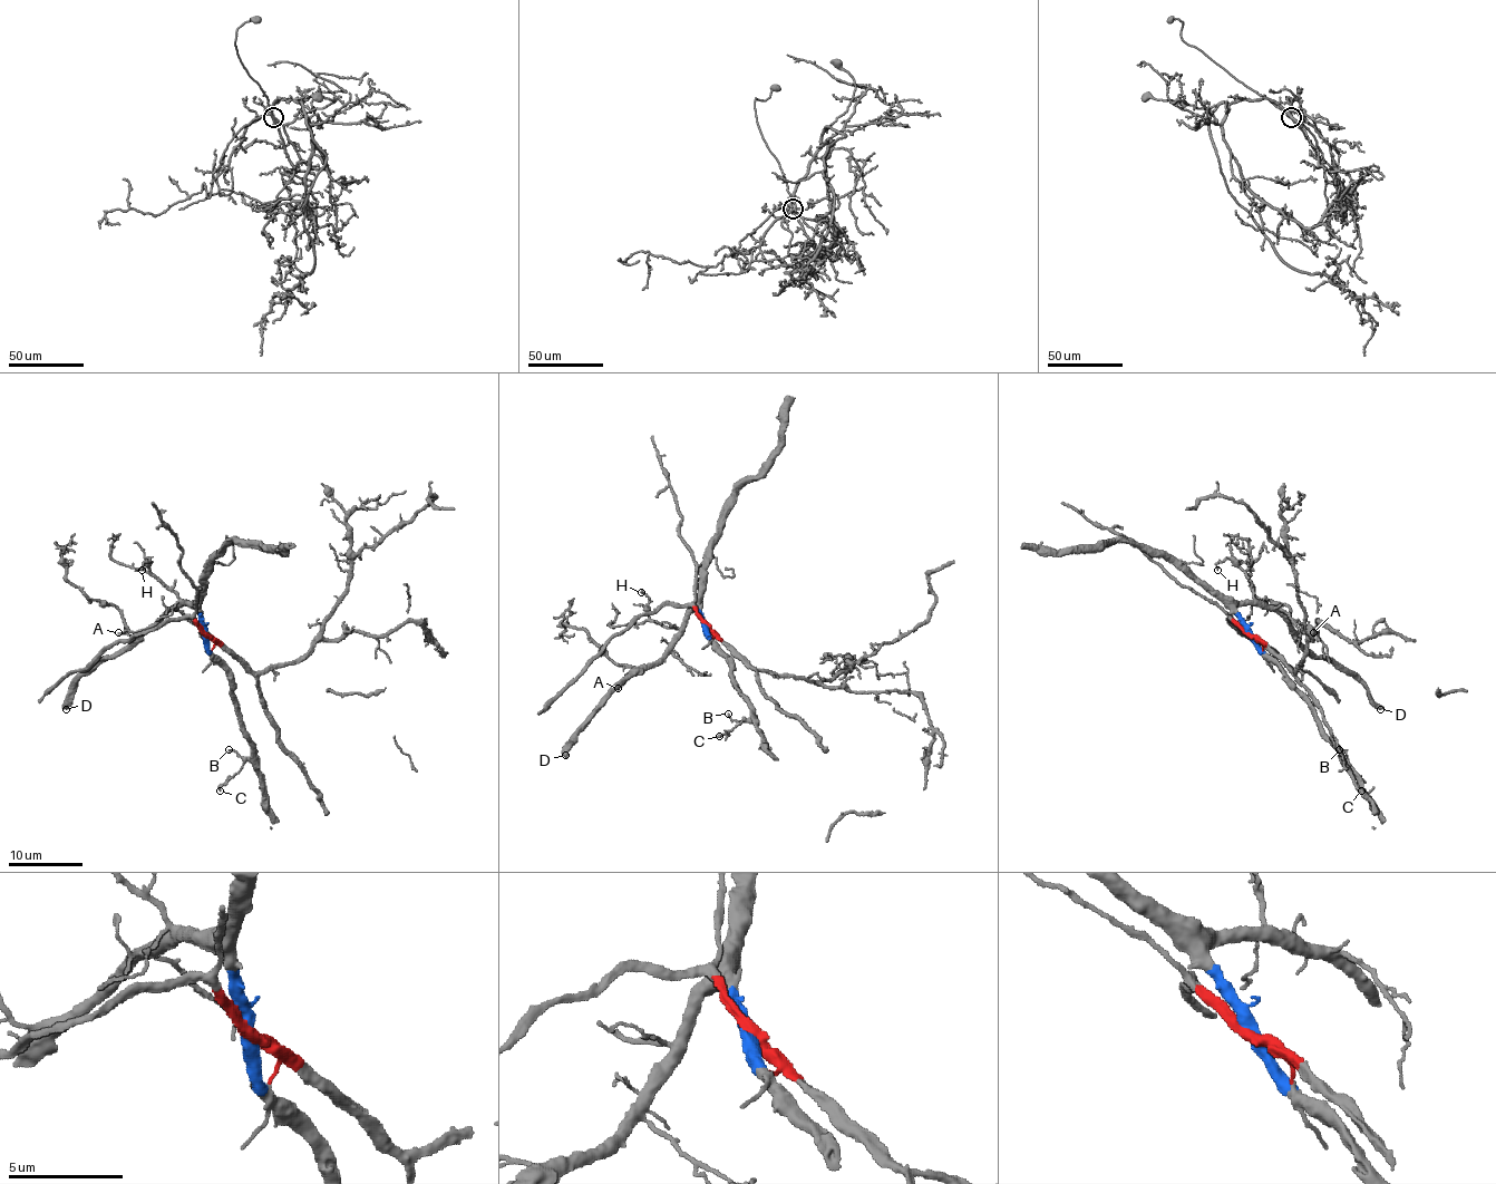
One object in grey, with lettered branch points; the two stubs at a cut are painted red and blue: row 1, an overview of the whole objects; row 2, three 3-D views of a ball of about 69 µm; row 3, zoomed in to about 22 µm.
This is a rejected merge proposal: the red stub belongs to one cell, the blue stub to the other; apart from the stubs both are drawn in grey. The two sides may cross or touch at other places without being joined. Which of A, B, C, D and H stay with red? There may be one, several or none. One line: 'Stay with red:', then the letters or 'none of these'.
Stay with red: none of these

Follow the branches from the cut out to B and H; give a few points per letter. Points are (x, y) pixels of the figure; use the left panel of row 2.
B: (205, 633), (205, 647), (229, 675), (234, 706), (251, 746), (251, 756), (243, 757), (229, 750)
H: (205, 633), (203, 617), (151, 572), (149, 559), (142, 564), (142, 570)

